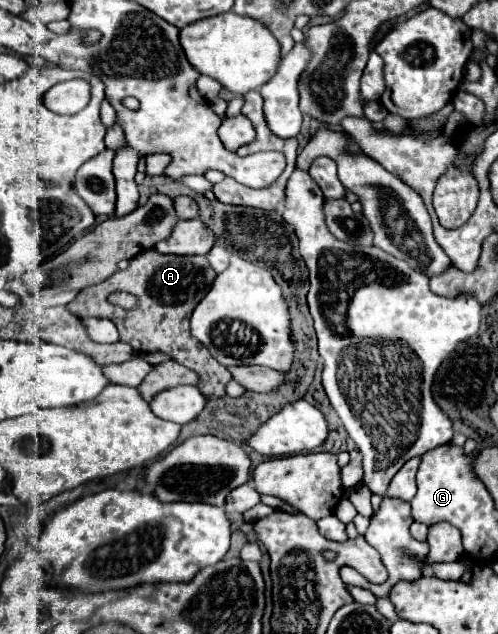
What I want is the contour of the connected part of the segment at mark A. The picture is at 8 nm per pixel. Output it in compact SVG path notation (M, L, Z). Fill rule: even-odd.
M149 249L149 251L139 253L139 257L133 257L129 269L117 271L107 281L91 287L91 289L83 289L71 303L67 303L67 311L77 317L111 319L121 333L121 341L133 345L133 349L137 353L163 351L163 353L171 355L171 359L193 369L195 373L199 373L199 377L201 377L199 389L203 393L207 393L207 397L211 397L211 399L223 397L225 387L233 377L227 367L219 365L219 361L215 361L211 357L211 353L207 353L207 349L203 345L199 345L199 341L195 337L191 337L189 321L187 321L191 317L195 305L211 289L215 277L217 277L217 273L209 265L207 257L163 255L155 249ZM113 291L127 291L127 293L135 295L139 299L139 307L133 311L125 311L121 307L111 305L107 301L107 297Z

